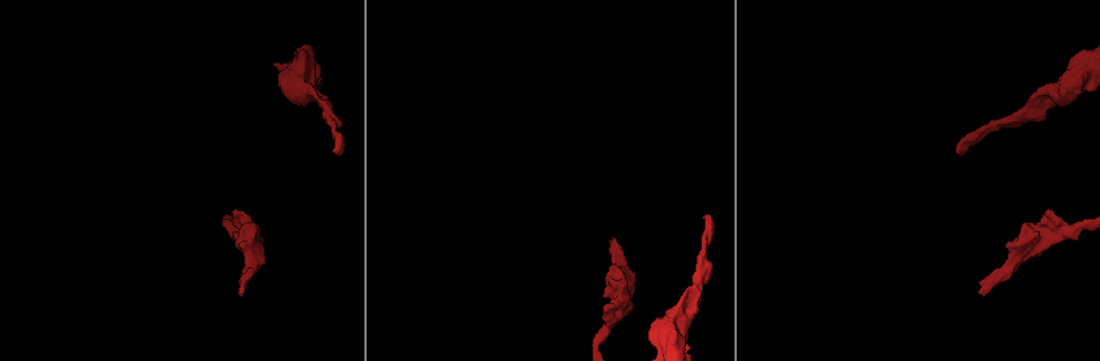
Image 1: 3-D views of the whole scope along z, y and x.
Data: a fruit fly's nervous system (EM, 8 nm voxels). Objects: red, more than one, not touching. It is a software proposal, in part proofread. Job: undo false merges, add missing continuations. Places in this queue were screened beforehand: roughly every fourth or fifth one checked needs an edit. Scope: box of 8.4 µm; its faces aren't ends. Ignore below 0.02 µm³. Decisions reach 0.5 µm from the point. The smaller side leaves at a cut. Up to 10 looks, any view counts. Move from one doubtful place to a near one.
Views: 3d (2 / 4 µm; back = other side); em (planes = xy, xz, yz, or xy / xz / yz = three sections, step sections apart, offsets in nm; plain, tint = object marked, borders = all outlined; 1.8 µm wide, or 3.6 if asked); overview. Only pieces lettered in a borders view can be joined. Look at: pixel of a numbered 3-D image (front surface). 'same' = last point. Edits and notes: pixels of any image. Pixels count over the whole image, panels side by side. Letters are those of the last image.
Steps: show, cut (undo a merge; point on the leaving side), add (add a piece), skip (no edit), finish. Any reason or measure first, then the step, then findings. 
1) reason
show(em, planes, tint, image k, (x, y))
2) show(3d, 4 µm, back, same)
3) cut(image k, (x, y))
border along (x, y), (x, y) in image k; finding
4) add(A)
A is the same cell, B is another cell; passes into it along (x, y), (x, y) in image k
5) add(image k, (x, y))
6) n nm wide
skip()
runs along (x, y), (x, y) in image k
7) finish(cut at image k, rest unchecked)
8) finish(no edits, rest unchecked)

stops while still wide
show(em, xy, step 4, borders, image 1, (235, 209))

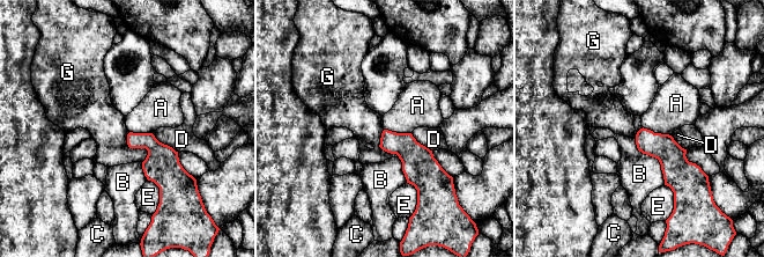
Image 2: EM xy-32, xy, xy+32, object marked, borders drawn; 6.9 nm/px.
cut it another way
show(em, planes, borders, same)

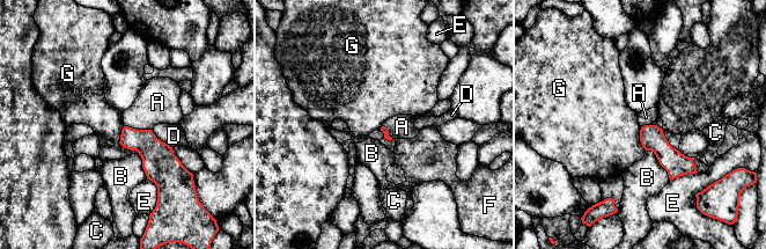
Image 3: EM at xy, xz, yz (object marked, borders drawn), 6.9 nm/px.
skip()
A, B, C, D, E, F and G are other cells; no lettered piece goes on from it

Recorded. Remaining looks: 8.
free end
show(em, xy, step 8, borders, image 1, (611, 242))

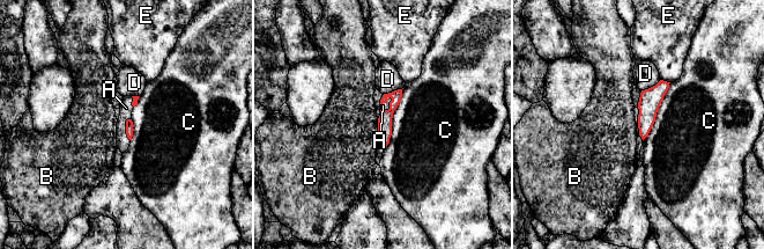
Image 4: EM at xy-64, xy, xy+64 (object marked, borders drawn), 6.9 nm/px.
another direction
show(em, planes, borders, same)

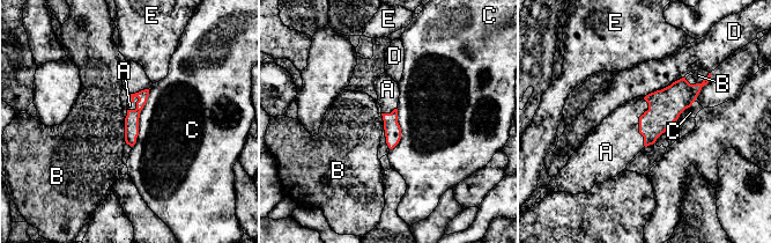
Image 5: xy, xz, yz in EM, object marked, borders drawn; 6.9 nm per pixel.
add(A)
A is the same cell, B, C, D and E are other cells; it goes on there

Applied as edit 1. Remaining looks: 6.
tapers out
show(3d, 2 µm, image 1, (707, 217))

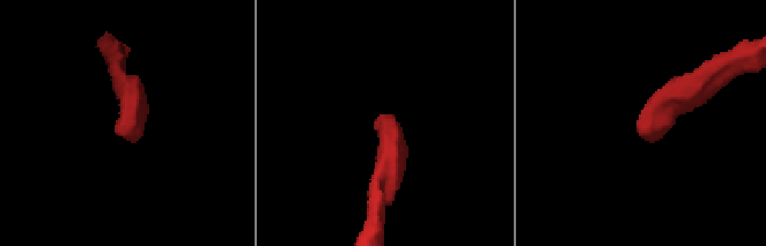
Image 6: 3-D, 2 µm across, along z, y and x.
shape alone is not enough
show(em, 3.6 µm, planes, borders, image 6, (645, 136))

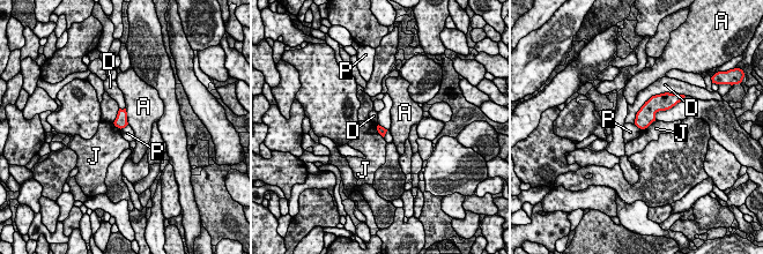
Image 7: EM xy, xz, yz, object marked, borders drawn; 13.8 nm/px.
120 nm wide
skip()
A, D, J and P are other cells; no lettered piece goes on from it

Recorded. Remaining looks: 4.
stops while still wide
show(3d, 2 µm, image 1, (315, 91))

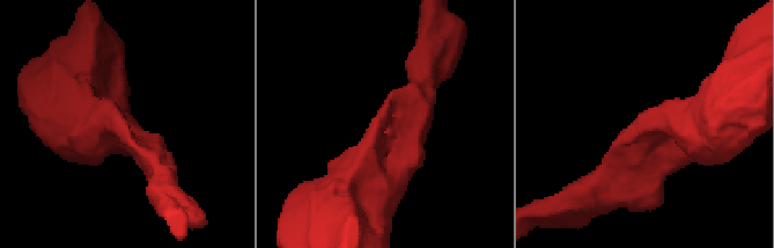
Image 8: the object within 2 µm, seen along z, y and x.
need the tissue
show(em, planes, borders, image 8, (635, 120))

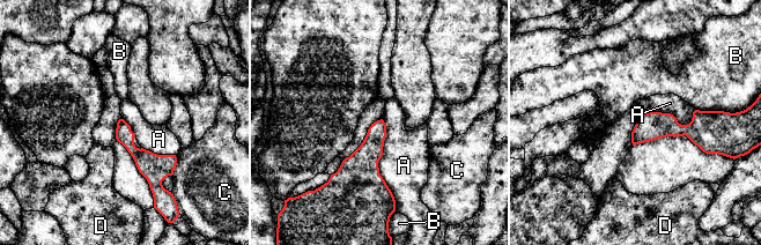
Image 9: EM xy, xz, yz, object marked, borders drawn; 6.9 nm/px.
skip()
A, B, C and D are other cells; border along (695, 109), (686, 124), (640, 117) in image 9; none of them fits

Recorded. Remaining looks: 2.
finish(add at image 5, rest unchecked)

